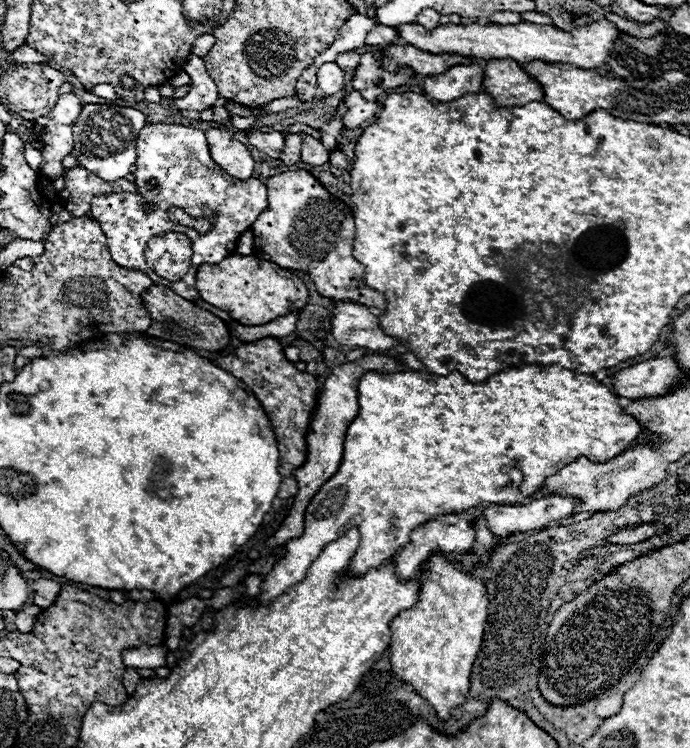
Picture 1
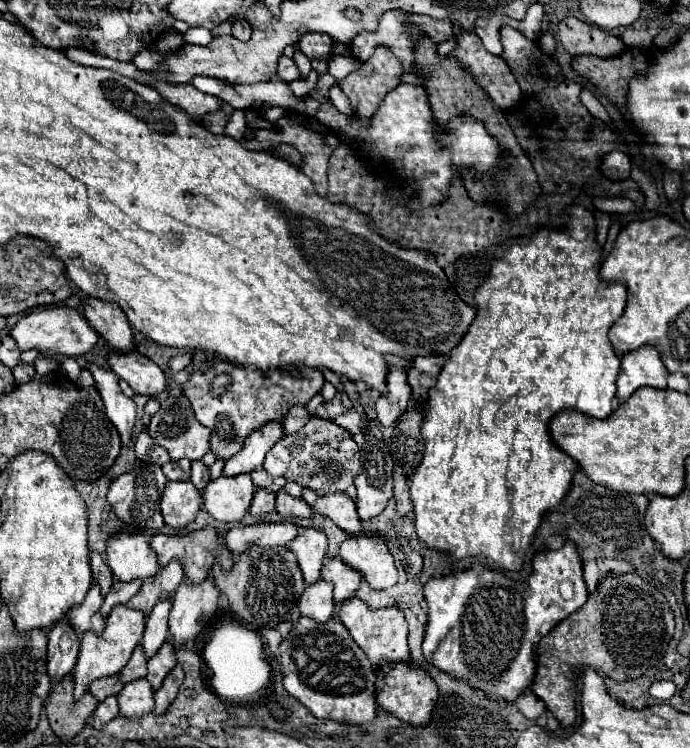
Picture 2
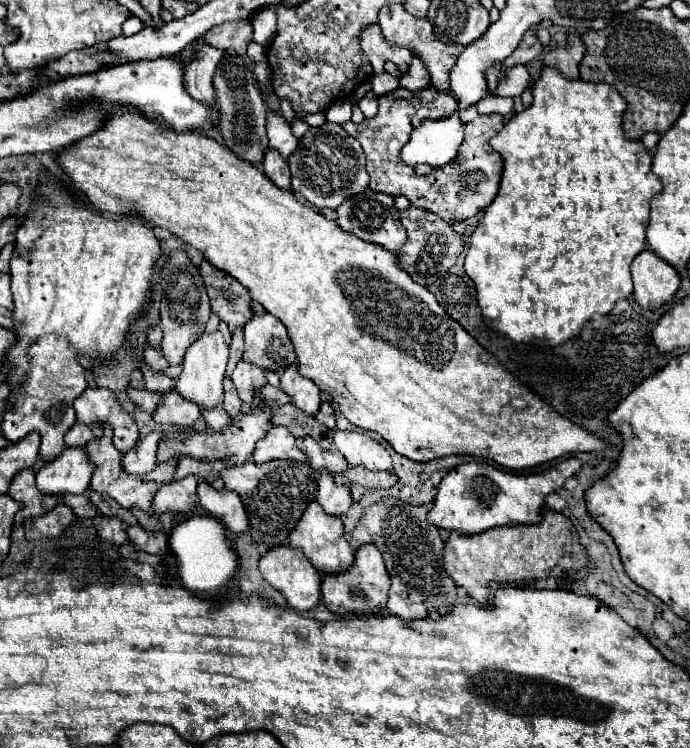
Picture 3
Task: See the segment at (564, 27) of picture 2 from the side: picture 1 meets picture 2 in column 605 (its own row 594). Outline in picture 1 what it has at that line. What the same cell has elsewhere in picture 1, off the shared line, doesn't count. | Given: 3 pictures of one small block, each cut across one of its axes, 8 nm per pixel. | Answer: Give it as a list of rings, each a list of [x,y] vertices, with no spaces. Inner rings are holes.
[[[40,578],[36,582],[32,582],[32,602],[40,608],[40,610],[46,610],[54,604],[58,592],[60,592],[60,584],[54,582],[54,580],[46,580],[46,578]]]

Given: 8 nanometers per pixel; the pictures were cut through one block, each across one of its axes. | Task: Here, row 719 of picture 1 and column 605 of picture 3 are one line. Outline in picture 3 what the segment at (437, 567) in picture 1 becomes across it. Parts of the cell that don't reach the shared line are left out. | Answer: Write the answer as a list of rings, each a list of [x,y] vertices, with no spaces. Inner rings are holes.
[[[114,110],[110,118],[106,120],[104,128],[94,132],[88,138],[78,140],[72,144],[68,150],[64,150],[58,156],[60,168],[70,176],[72,184],[88,196],[88,200],[94,204],[96,210],[100,212],[110,212],[110,214],[142,214],[148,222],[154,226],[166,228],[178,238],[182,238],[188,246],[200,250],[204,258],[214,264],[216,268],[222,268],[224,272],[230,272],[234,278],[238,278],[252,294],[252,300],[262,304],[270,314],[280,318],[280,322],[286,326],[288,336],[294,344],[296,356],[298,356],[298,372],[310,380],[316,382],[320,392],[330,394],[328,398],[332,404],[338,406],[338,410],[358,428],[370,430],[380,434],[398,454],[416,460],[416,462],[428,462],[434,458],[450,456],[450,454],[468,454],[468,456],[480,456],[494,460],[498,466],[508,468],[508,470],[524,470],[524,468],[534,468],[544,462],[556,460],[564,454],[574,454],[574,452],[596,452],[604,450],[608,444],[588,432],[586,428],[574,424],[572,420],[558,416],[554,408],[550,408],[548,402],[544,402],[536,392],[528,388],[528,398],[526,398],[526,384],[522,384],[518,378],[514,378],[498,360],[494,354],[484,350],[452,316],[448,316],[438,300],[434,298],[432,292],[428,292],[424,286],[416,284],[398,264],[398,256],[394,252],[388,252],[386,248],[380,248],[378,244],[368,244],[366,240],[360,240],[358,236],[352,236],[352,232],[344,232],[336,220],[328,220],[324,214],[314,212],[312,208],[304,206],[302,202],[296,200],[294,192],[282,190],[274,186],[274,182],[264,176],[260,166],[248,164],[246,160],[240,160],[230,148],[224,144],[218,144],[212,138],[206,138],[200,132],[186,132],[186,134],[176,134],[160,124],[154,124],[146,120],[140,112],[134,110]]]

